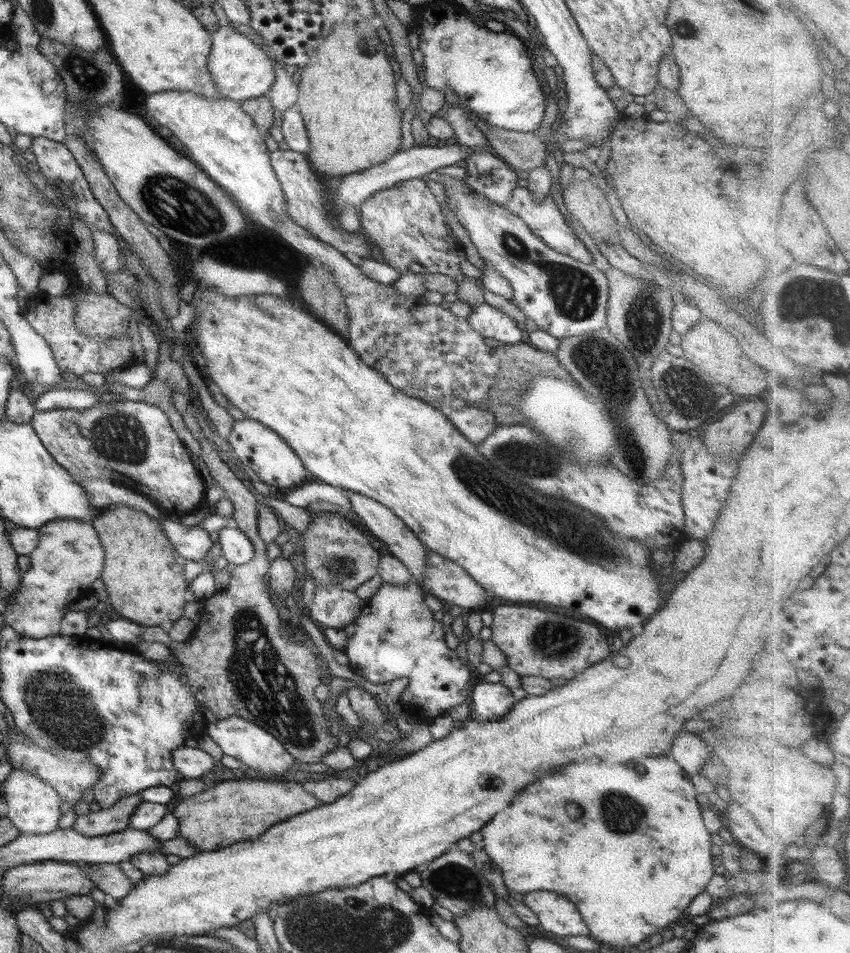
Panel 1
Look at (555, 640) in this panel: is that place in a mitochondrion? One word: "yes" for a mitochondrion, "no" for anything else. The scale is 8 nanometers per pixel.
yes

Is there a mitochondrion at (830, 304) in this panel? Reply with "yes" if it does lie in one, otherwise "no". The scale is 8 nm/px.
yes

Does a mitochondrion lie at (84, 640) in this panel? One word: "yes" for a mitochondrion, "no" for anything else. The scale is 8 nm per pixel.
no

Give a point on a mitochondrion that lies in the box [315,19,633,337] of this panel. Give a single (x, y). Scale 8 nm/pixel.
(575, 294)

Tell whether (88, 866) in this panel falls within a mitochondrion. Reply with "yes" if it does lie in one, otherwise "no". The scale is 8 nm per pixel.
no

